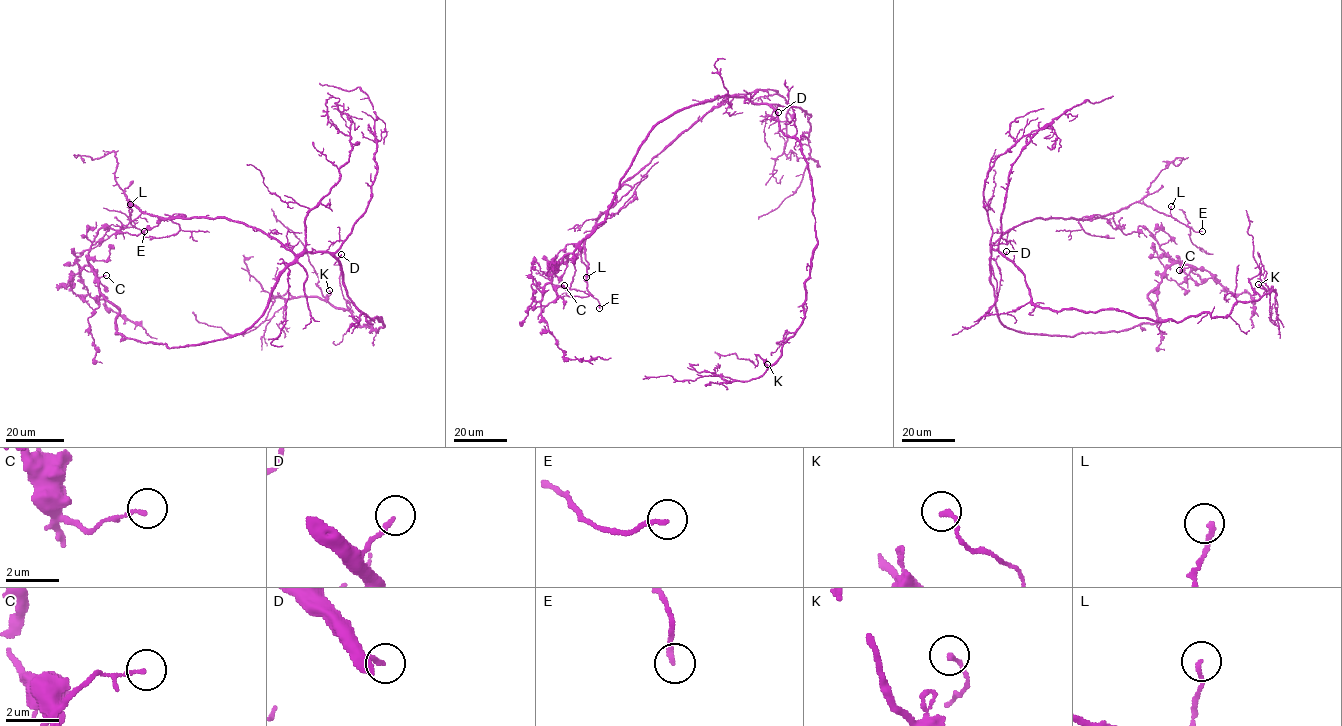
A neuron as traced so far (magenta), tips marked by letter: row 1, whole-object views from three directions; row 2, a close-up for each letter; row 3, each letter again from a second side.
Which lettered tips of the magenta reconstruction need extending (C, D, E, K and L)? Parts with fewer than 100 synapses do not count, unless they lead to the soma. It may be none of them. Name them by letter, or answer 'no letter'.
no letter

